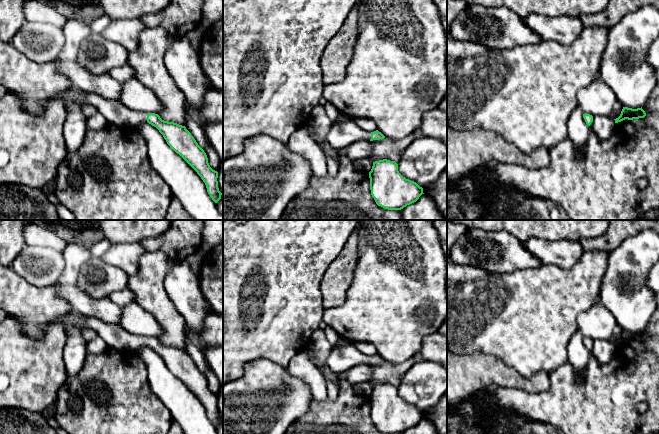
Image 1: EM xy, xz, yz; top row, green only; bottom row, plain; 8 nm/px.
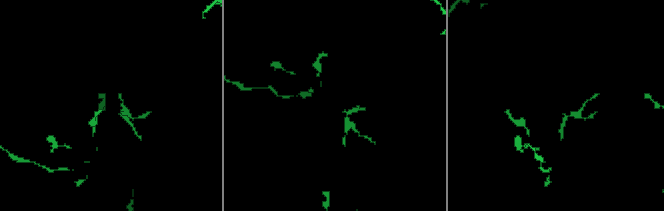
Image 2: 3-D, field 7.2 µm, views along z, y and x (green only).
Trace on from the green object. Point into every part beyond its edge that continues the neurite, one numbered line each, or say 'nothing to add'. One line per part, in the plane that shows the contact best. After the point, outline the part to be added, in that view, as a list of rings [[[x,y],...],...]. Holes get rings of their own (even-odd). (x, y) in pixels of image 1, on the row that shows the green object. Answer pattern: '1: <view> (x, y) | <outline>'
1: xz (341, 134) | [[[354,120],[334,122],[327,134],[329,144],[337,150],[343,146],[358,142],[370,141],[371,132],[359,128]]]

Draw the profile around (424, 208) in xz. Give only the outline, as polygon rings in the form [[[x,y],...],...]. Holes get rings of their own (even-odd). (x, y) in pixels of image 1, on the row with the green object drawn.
[[[422,194],[419,199],[401,209],[402,220],[445,220],[433,199]]]

